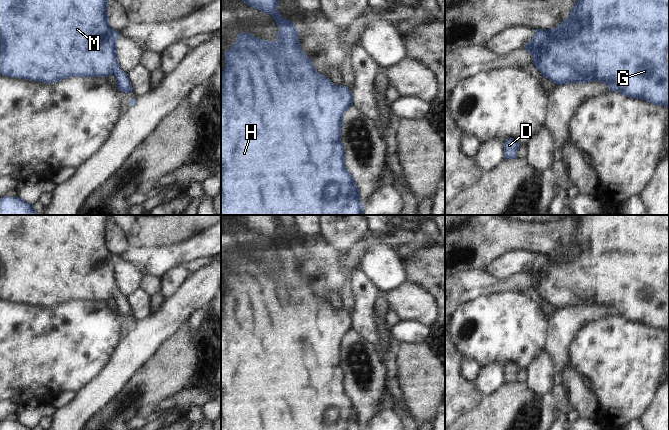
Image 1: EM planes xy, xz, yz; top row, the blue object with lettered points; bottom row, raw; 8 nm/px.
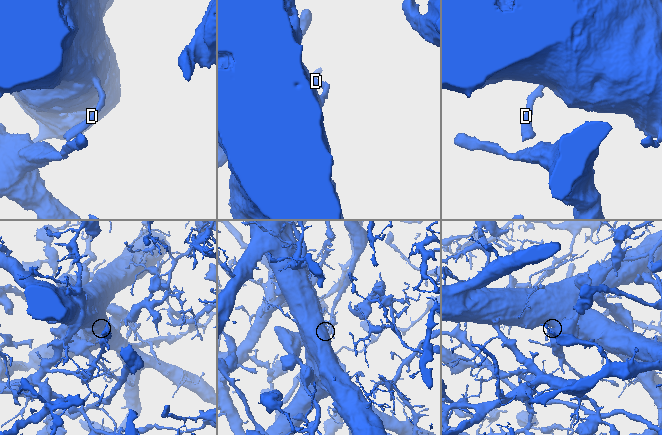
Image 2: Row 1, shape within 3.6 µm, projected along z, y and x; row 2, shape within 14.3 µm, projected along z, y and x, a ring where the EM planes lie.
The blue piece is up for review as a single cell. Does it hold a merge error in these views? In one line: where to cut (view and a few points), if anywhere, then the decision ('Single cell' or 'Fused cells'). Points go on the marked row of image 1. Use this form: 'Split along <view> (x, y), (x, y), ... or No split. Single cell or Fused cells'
No split. Single cell.

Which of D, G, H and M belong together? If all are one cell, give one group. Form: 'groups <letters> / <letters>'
groups D G H M

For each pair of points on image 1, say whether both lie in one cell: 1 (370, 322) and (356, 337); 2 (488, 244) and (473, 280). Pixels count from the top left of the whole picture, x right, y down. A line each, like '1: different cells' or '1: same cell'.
1: different cells
2: different cells

